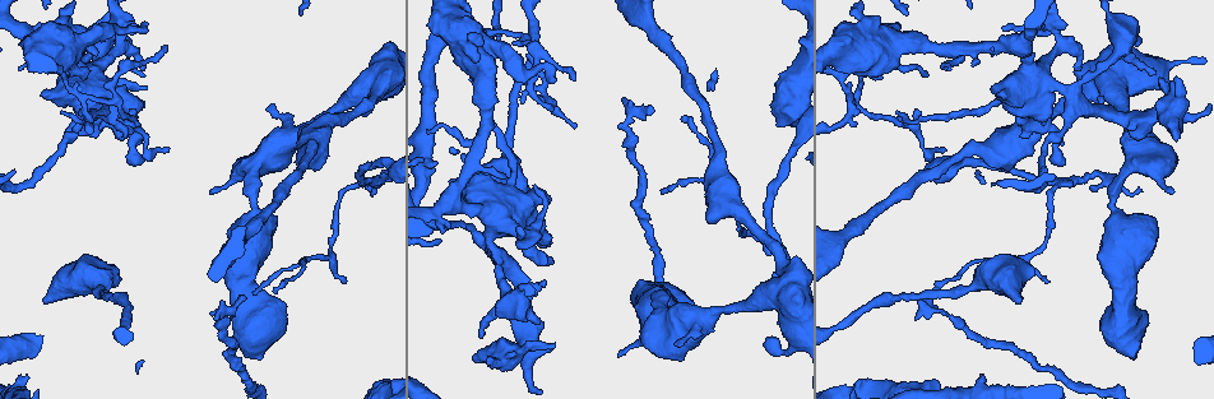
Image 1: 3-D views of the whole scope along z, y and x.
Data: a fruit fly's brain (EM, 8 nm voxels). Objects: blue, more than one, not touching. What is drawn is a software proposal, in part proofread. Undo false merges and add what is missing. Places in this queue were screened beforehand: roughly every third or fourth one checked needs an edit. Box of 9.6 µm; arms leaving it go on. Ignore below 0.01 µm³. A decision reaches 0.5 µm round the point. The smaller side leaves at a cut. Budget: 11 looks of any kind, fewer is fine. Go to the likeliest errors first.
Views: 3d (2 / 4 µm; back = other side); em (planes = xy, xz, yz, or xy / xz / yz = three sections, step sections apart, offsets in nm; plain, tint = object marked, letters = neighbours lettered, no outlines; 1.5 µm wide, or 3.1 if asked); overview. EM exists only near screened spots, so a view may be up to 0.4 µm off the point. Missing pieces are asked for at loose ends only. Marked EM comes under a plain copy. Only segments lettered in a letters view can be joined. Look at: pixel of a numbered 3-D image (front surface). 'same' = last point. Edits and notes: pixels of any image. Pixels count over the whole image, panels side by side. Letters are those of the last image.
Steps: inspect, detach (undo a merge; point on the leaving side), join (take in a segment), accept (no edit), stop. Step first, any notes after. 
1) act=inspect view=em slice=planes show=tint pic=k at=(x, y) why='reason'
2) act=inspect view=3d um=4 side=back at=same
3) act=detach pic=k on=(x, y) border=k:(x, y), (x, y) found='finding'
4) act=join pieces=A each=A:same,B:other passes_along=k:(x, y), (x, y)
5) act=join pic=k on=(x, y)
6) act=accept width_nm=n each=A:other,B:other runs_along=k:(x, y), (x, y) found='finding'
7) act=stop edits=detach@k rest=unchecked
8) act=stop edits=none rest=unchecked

act=inspect view=3d um=4 pic=1 at=(554, 110) why='an open end'

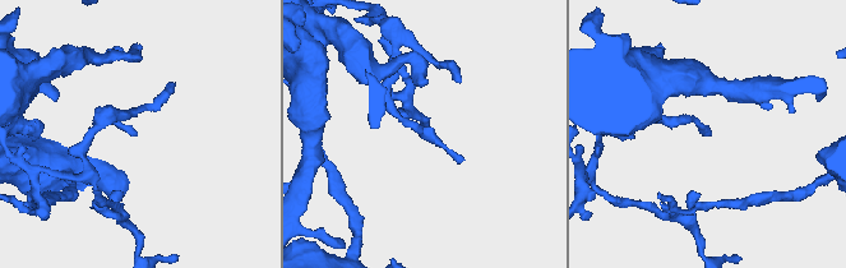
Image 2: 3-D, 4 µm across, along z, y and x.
act=inspect view=em slice=planes show=tint pic=2 at=(710, 135)

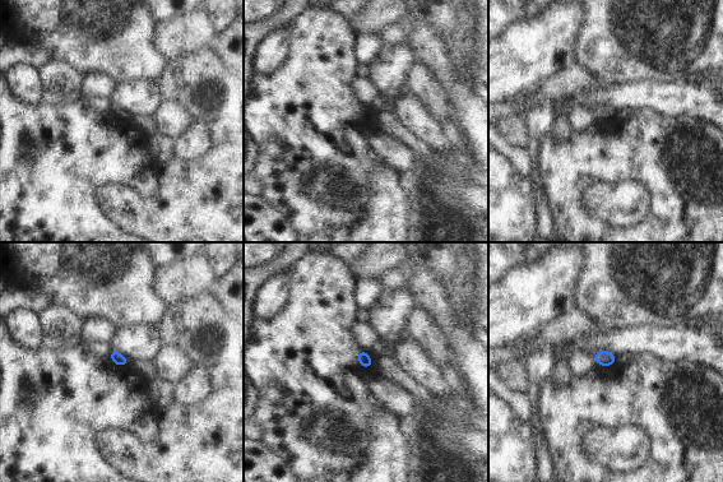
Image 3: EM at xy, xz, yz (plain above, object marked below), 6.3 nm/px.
act=inspect view=em slice=planes show=letters at=same why='what lies round it'

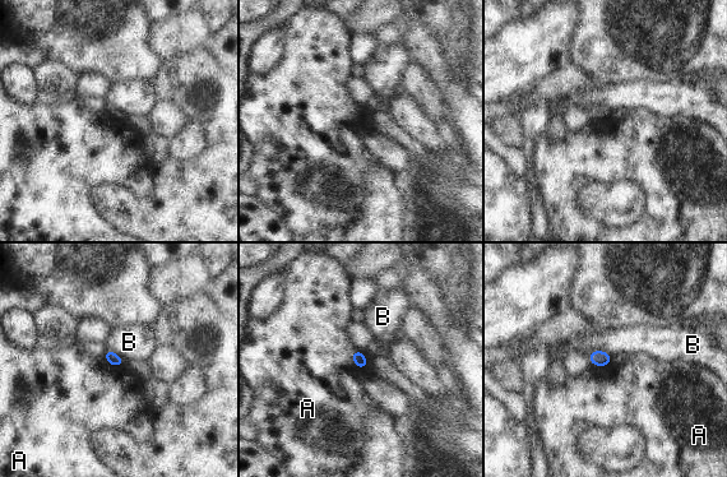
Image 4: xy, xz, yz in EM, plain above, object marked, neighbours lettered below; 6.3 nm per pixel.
act=accept each=A:other,B:other border=4:(353, 348), (352, 361), (359, 367) found='none of them fits'

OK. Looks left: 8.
act=inspect view=em slice=planes show=letters pic=1 at=(435, 165) why='thick end'

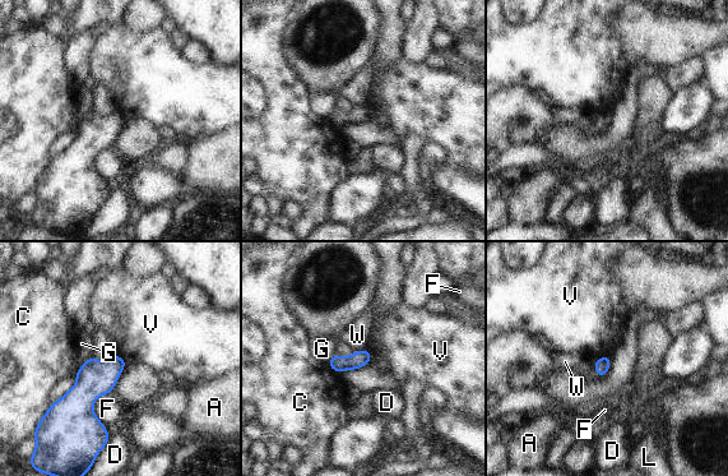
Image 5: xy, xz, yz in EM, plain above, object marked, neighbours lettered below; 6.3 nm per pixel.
act=accept each=A:other,C:other,D:other,F:other,G:other,L:other,V:other,W:other border=5:(610, 355), (603, 355), (596, 360) found='none of them fits'

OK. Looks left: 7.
act=inspect view=3d um=2 pic=1 at=(265, 108) why='an open end'

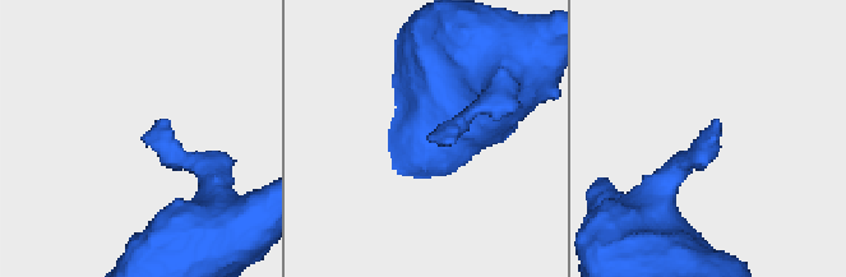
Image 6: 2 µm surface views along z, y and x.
act=inspect view=em slice=planes show=tint pic=6 at=(146, 132)

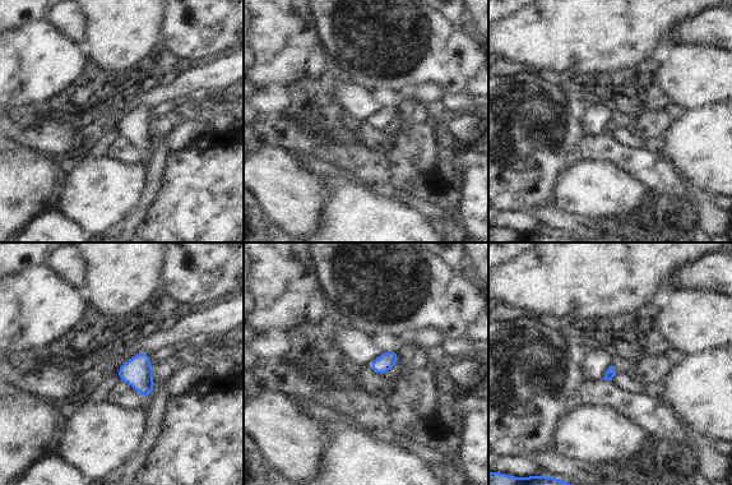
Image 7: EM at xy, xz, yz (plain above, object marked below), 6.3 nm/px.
act=inspect view=em slice=planes show=letters at=same why='what lies round it'

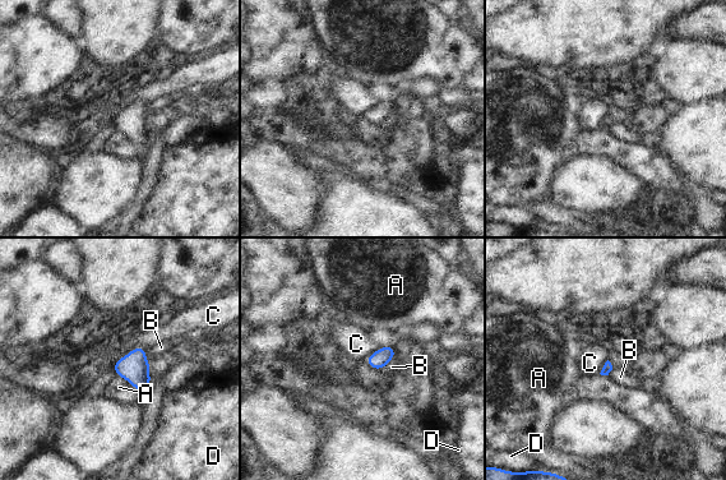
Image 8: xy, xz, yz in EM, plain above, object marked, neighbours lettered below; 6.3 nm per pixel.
act=accept longest_contact=C:260nm each=A:other,B:other,C:other,D:other found='no lettered segment goes on from it'

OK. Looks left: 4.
act=inspect view=3d um=4 side=back pic=1 at=(116, 101) why='sharp bend'

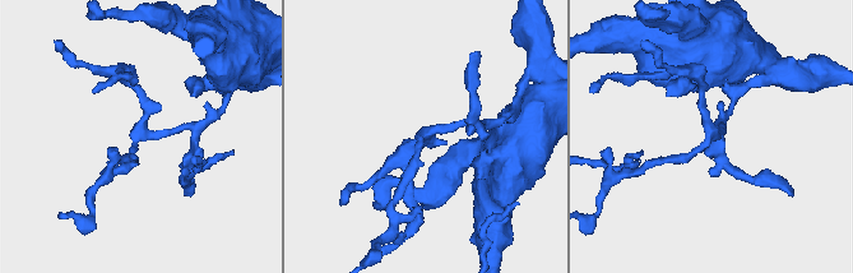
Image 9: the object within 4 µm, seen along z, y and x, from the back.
act=inspect view=em slice=yz step=4 show=tint pic=9 at=(712, 129) arms=3

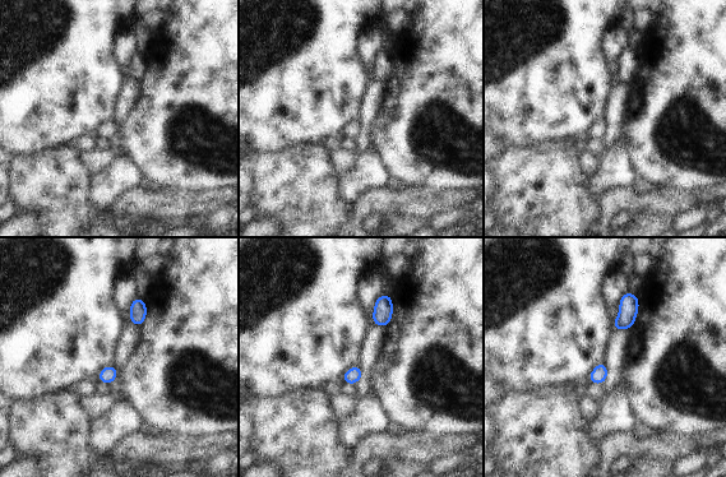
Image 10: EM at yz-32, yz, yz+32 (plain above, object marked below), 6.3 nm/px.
act=inspect view=em slice=planes show=letters at=same

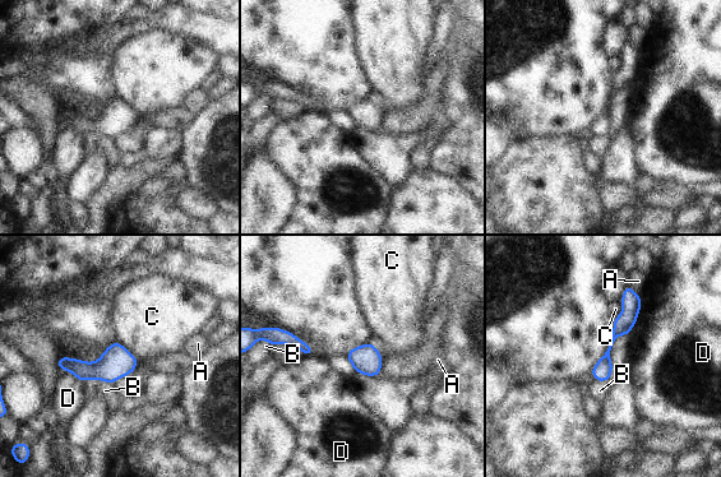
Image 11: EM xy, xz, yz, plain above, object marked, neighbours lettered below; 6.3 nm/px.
act=accept each=A:other,B:other,C:other,D:other runs_along=11:(628, 290), (628, 318), (613, 338), (599, 378) found='continuous, no second cell'

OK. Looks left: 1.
act=stop edits=none rest=unchecked

